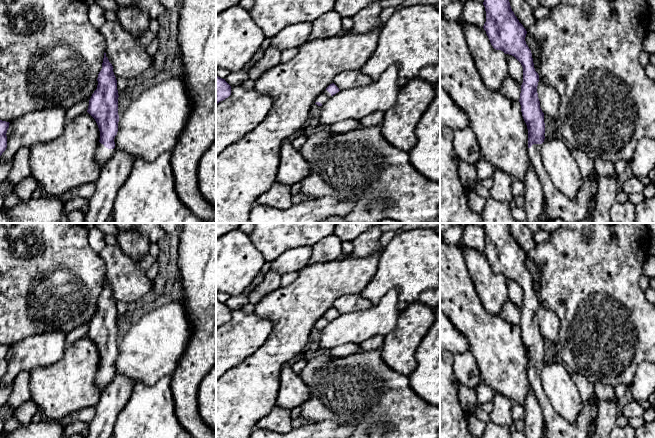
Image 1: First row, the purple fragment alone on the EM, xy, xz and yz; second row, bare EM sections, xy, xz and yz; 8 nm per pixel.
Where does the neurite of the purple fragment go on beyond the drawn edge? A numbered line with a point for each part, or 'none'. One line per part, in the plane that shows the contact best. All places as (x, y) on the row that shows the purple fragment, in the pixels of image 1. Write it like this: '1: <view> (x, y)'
1: yz (558, 205)

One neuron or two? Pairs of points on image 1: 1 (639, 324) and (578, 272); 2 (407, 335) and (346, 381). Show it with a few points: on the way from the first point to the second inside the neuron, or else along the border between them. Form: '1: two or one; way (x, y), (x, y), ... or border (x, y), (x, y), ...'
1: one; way (630, 307), (608, 291), (601, 291), (595, 285)
2: two; border (379, 348), (381, 358), (397, 371)

